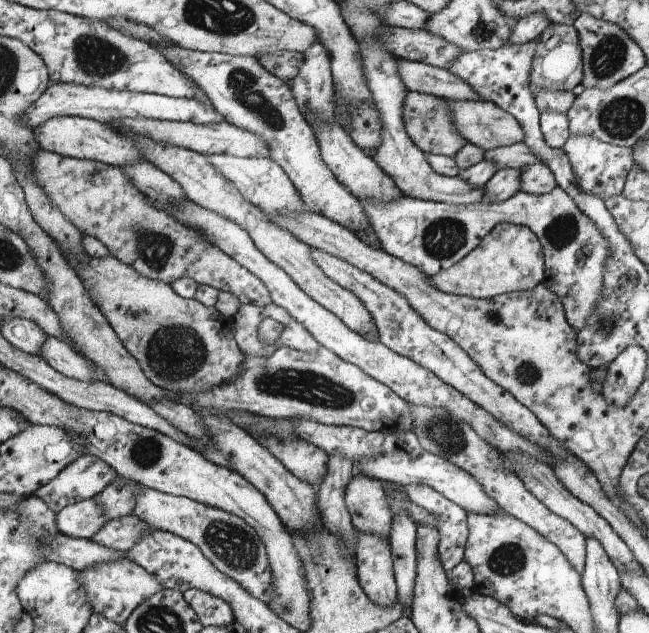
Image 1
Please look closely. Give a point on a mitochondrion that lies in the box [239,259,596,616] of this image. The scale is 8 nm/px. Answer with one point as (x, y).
(309, 387)

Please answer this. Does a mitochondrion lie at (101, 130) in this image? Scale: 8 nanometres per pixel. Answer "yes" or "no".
no

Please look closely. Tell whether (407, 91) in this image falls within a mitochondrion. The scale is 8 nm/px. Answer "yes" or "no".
no

